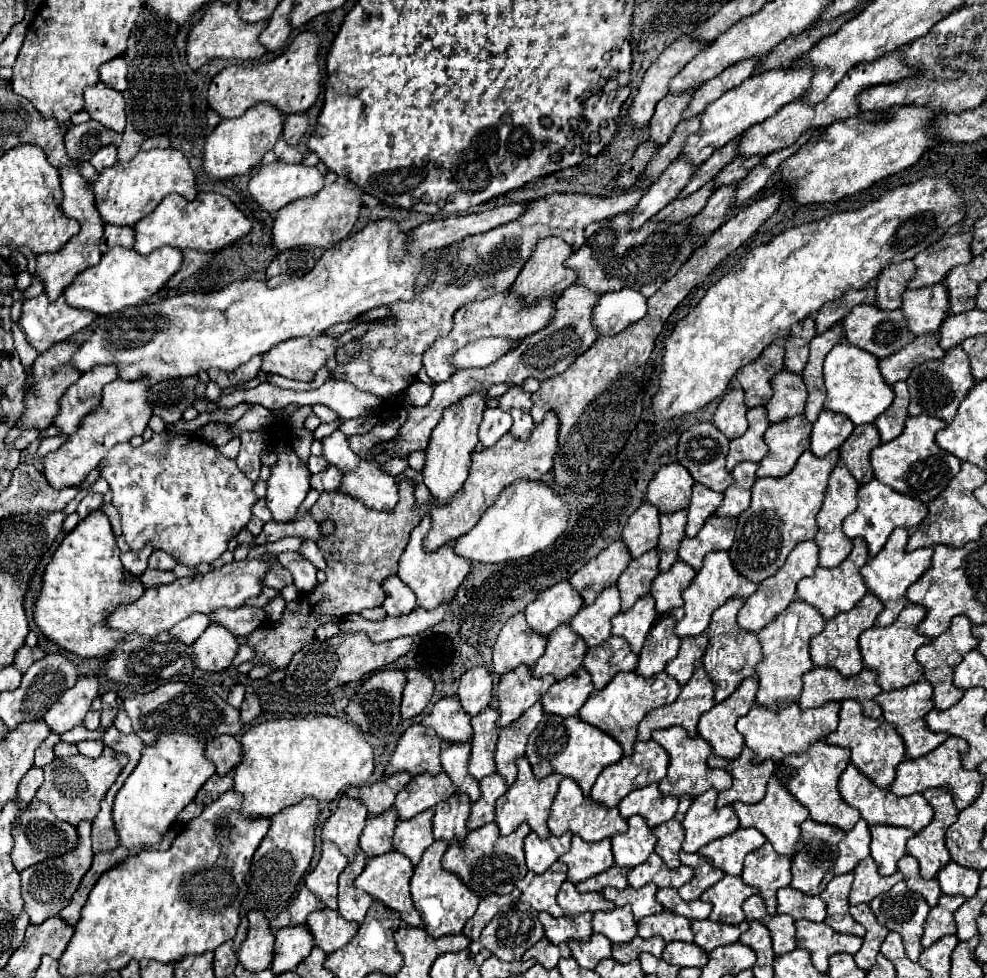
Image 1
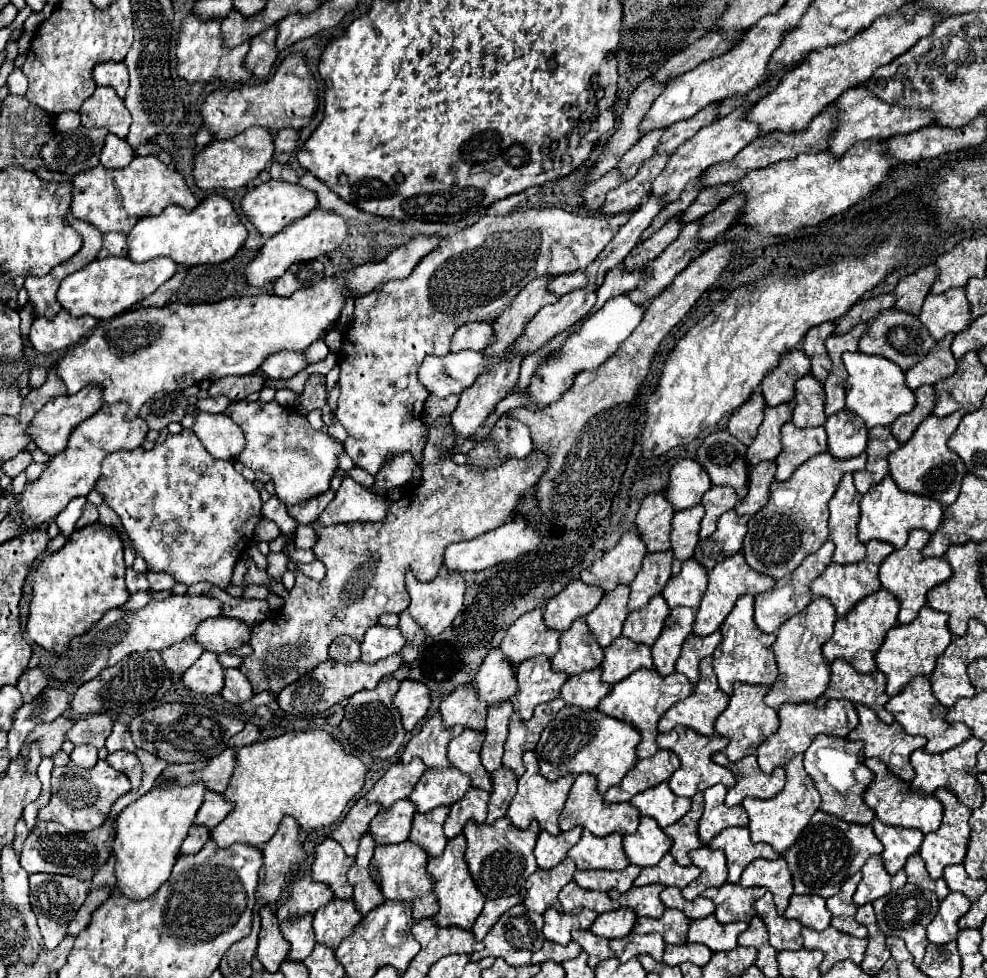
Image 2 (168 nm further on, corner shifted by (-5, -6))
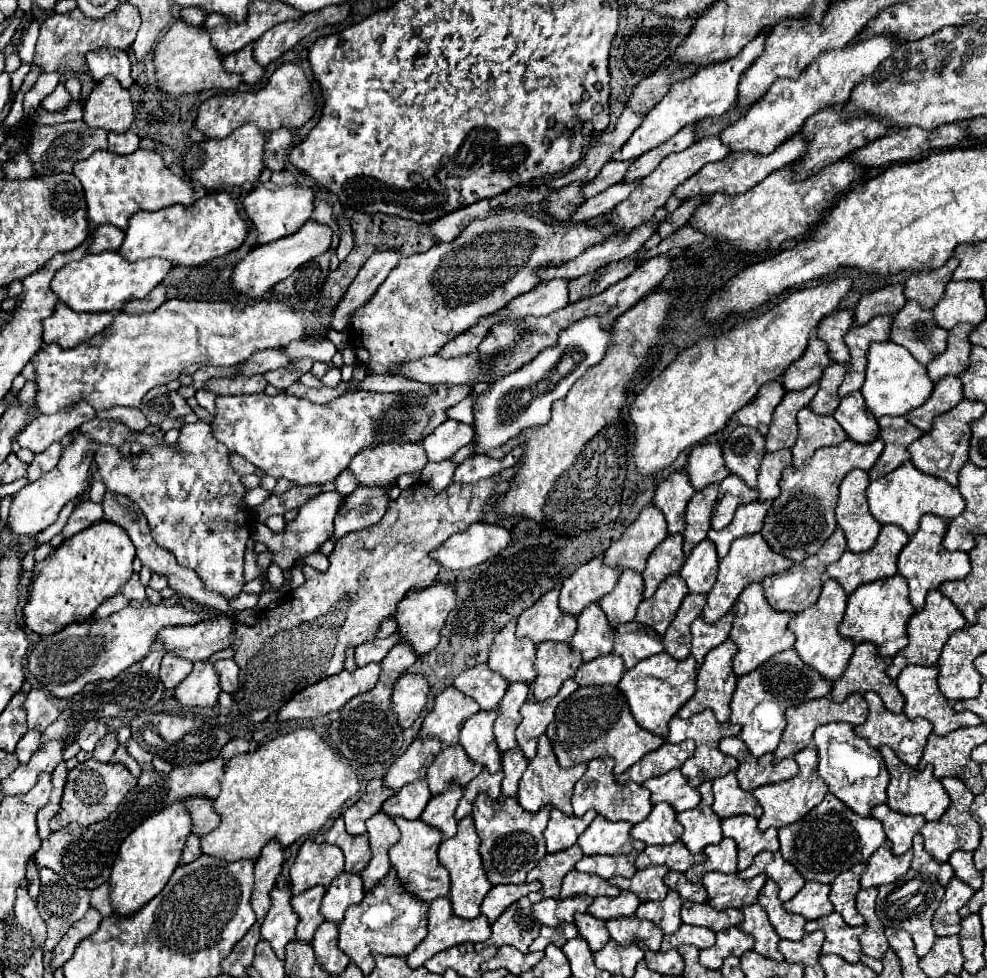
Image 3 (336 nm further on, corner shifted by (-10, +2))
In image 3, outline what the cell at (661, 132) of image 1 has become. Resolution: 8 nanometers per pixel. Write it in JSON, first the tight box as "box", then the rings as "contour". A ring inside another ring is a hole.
{"box":[580,162,630,198],"contour":[[[608,162],[592,182],[586,182],[586,184],[580,188],[582,194],[584,194],[584,198],[592,198],[592,196],[596,196],[598,192],[606,190],[608,186],[618,184],[618,182],[624,178],[628,166],[630,166],[630,162]]]}

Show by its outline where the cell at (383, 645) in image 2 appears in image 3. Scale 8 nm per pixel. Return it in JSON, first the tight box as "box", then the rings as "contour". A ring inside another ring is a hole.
{"box":[354,634,398,666],"contour":[[[392,634],[384,640],[380,640],[380,638],[368,640],[354,648],[354,660],[358,666],[366,666],[370,662],[382,662],[386,658],[388,650],[392,650],[392,646],[396,646],[396,644],[398,644],[398,634]]]}

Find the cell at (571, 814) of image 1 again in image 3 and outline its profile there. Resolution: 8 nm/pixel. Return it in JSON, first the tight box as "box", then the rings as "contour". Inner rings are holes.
{"box":[572,758,652,824],"contour":[[[594,758],[588,762],[588,770],[584,772],[584,776],[574,786],[574,796],[572,796],[574,816],[584,816],[590,808],[594,808],[598,814],[602,814],[604,818],[608,818],[612,822],[624,820],[624,822],[638,824],[652,810],[650,792],[644,786],[638,786],[634,782],[618,784],[614,778],[612,766],[614,766],[614,758]]]}

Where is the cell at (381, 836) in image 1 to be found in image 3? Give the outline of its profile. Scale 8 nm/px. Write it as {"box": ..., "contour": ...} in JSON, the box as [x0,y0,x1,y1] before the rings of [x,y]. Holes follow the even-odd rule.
{"box":[382,780,432,820],"contour":[[[416,780],[408,786],[402,786],[392,798],[388,798],[382,804],[382,812],[396,818],[396,816],[404,816],[408,820],[416,820],[422,810],[426,808],[428,800],[432,798],[426,780]]]}

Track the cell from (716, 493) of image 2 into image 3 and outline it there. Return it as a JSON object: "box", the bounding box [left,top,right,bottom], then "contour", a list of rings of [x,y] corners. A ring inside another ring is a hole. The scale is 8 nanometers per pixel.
{"box":[712,474,758,530],"contour":[[[730,474],[726,480],[720,482],[720,498],[712,512],[712,528],[722,530],[732,522],[734,512],[738,506],[758,500],[758,490],[750,490],[742,478]]]}

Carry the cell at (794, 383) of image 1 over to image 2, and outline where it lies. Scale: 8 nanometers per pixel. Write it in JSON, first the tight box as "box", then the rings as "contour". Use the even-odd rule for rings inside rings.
{"box":[791,376,823,428],"contour":[[[811,376],[799,378],[795,382],[795,408],[791,414],[791,422],[799,428],[805,426],[823,426],[823,386]]]}

